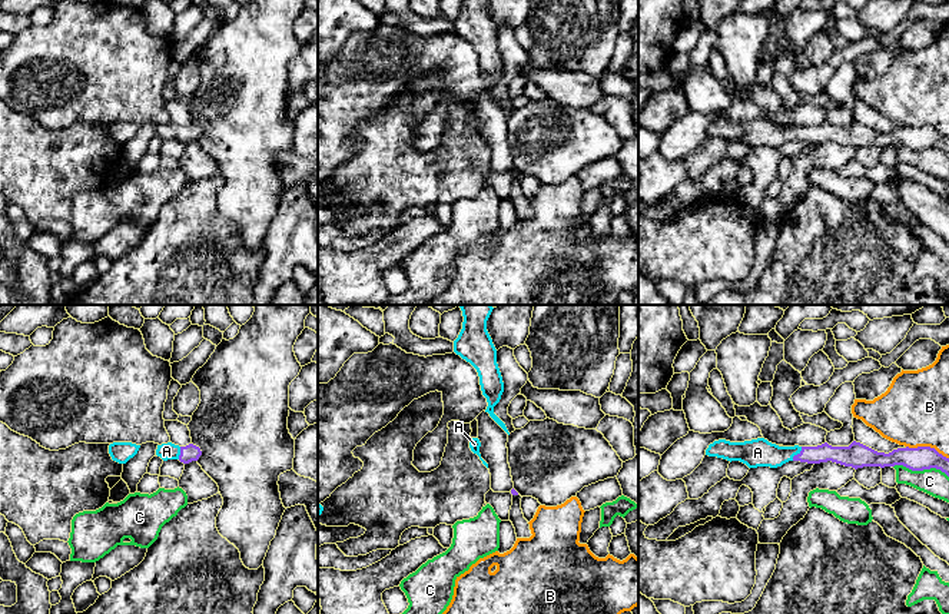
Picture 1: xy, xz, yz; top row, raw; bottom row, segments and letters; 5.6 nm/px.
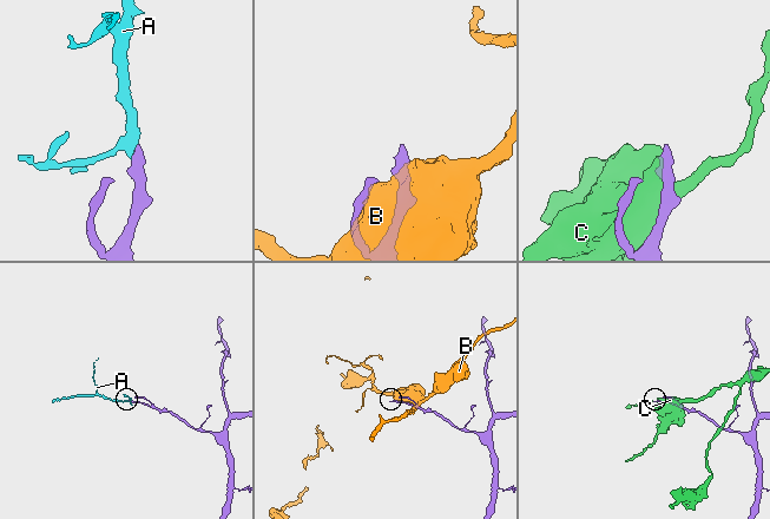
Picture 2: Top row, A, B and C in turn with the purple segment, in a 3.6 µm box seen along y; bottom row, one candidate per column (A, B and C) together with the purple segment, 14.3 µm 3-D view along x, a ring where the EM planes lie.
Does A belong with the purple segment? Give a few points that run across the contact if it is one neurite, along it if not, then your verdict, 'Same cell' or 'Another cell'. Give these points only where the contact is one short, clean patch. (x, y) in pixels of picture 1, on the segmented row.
Line: yz (823, 452), (797, 454), (757, 452). Same cell

